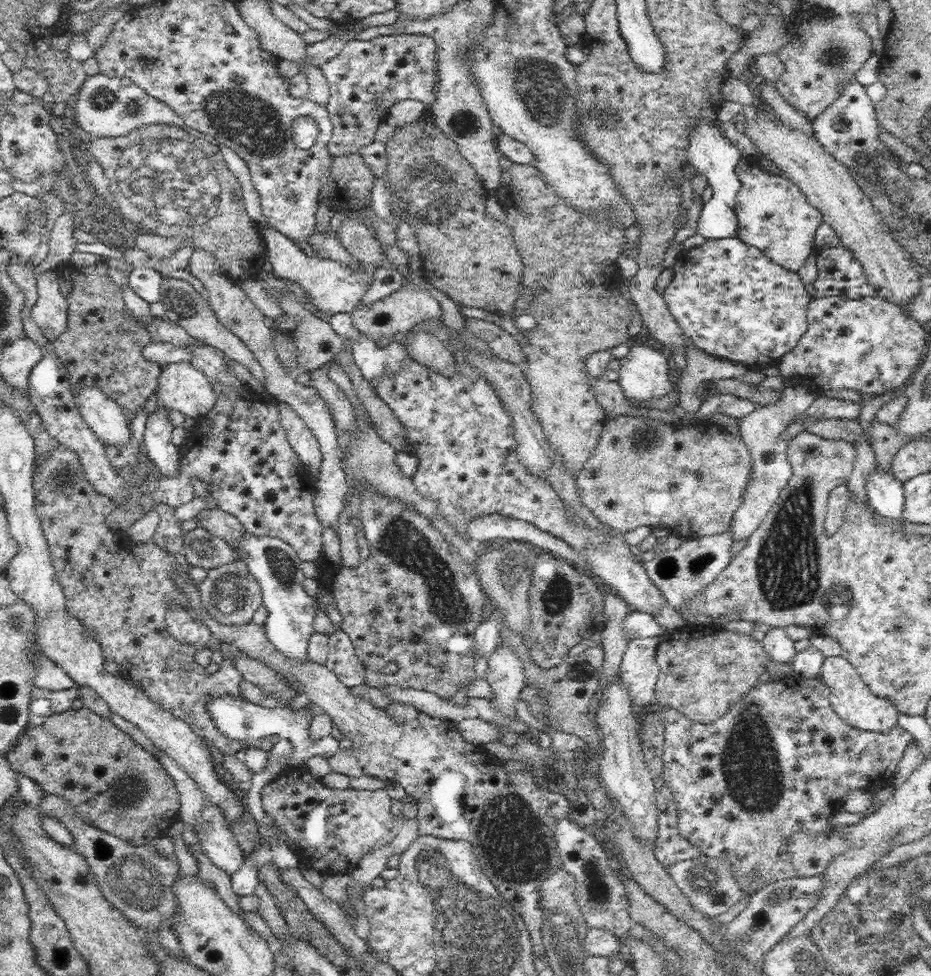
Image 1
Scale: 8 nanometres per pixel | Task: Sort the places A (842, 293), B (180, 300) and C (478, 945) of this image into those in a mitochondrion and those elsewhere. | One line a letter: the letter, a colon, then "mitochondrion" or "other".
A: other
B: mitochondrion
C: mitochondrion

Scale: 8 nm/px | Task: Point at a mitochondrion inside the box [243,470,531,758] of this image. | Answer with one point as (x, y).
(401, 542)

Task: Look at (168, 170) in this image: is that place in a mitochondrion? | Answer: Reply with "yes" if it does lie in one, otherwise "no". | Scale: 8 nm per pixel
yes

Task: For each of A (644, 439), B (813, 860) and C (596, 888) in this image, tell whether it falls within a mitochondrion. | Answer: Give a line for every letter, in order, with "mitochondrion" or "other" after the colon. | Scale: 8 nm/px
A: mitochondrion
B: mitochondrion
C: mitochondrion

